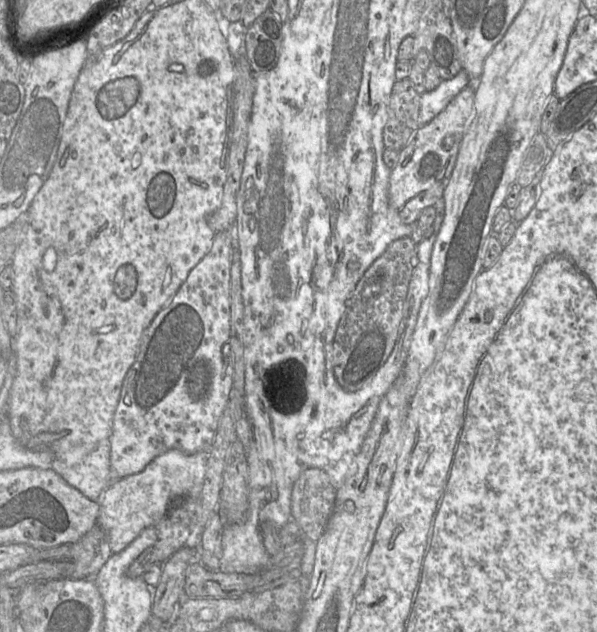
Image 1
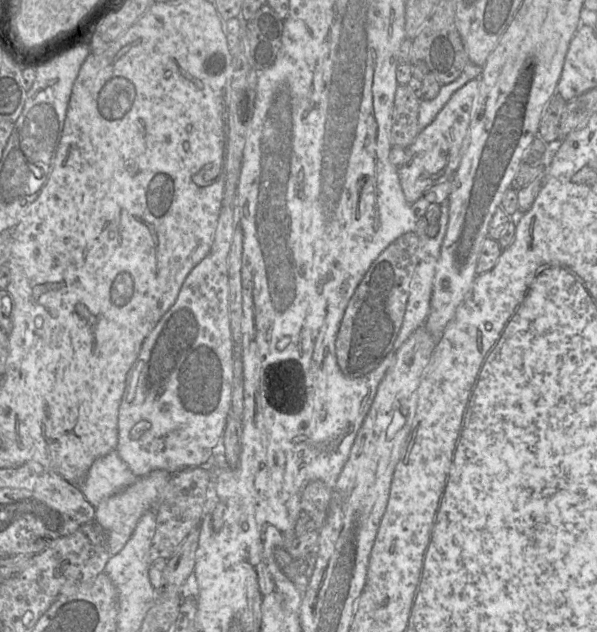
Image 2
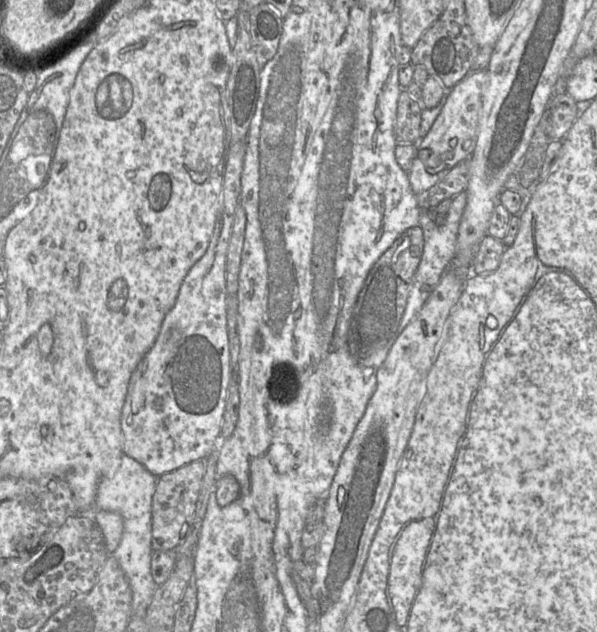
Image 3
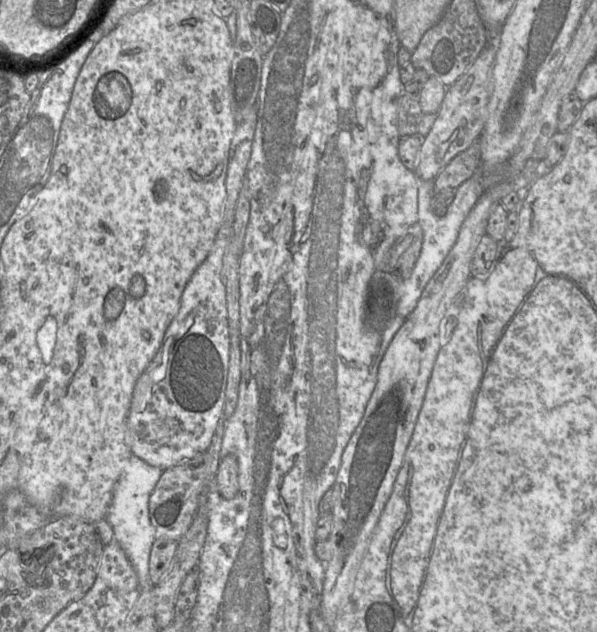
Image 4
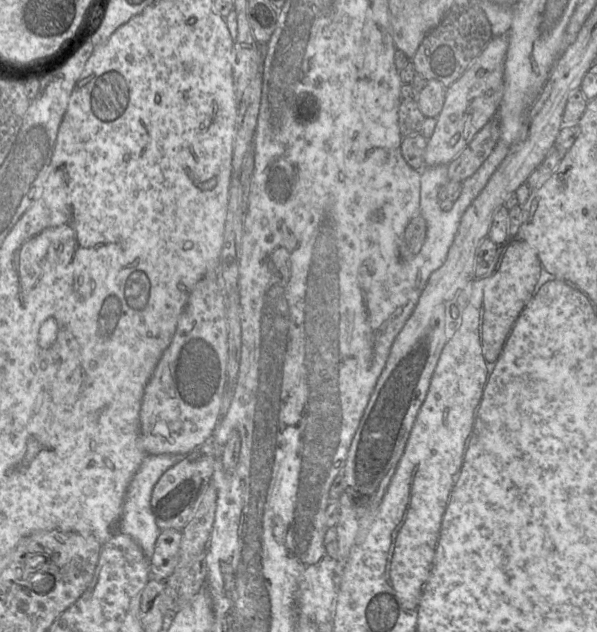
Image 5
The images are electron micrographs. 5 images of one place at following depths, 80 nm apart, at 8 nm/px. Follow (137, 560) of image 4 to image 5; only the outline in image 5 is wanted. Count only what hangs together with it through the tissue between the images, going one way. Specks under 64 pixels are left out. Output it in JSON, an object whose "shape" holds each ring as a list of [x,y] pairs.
{"shape":[[[177,454],[146,455],[127,486],[117,531],[134,539],[149,560],[162,532],[158,528],[151,510],[153,488],[164,472],[176,465],[184,456]]]}

